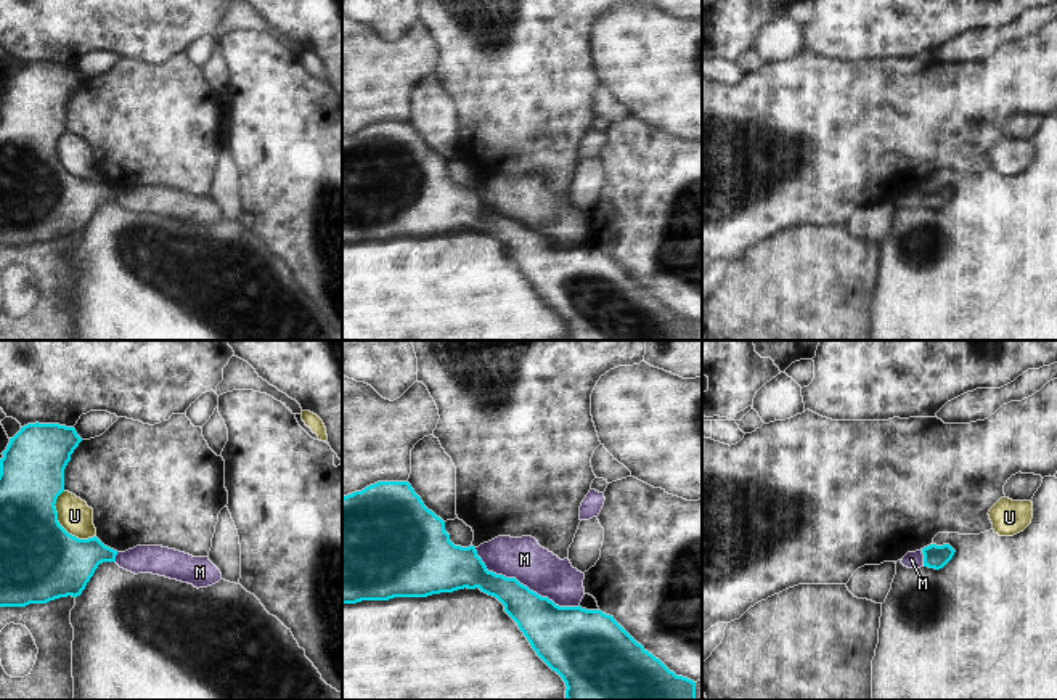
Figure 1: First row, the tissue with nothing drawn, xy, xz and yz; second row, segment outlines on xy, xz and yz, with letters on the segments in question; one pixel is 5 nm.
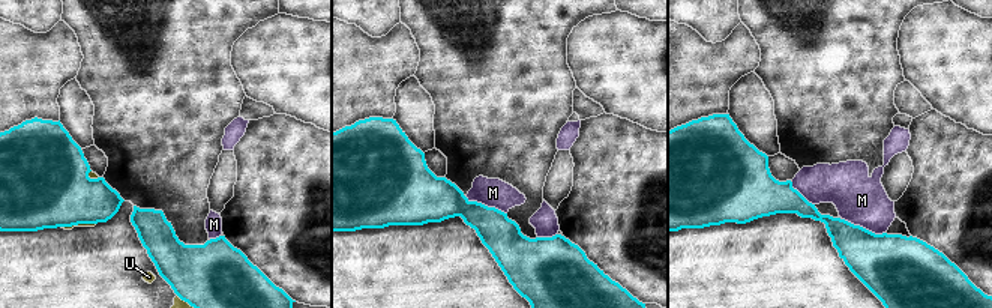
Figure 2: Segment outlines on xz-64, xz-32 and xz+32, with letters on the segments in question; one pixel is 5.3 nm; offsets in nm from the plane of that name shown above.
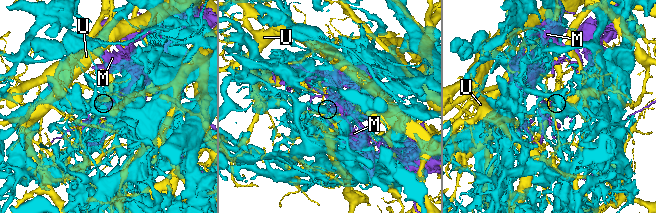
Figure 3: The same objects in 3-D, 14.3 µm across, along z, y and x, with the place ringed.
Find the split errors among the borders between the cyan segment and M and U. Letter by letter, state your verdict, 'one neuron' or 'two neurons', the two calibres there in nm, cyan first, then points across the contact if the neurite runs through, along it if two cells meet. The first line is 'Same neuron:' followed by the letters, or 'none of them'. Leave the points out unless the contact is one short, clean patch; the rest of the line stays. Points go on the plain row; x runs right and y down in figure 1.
Same neuron: none of them
M: two neurons; calibres 240 and 220 nm
U: two neurons; calibres 400 and 170 nm

